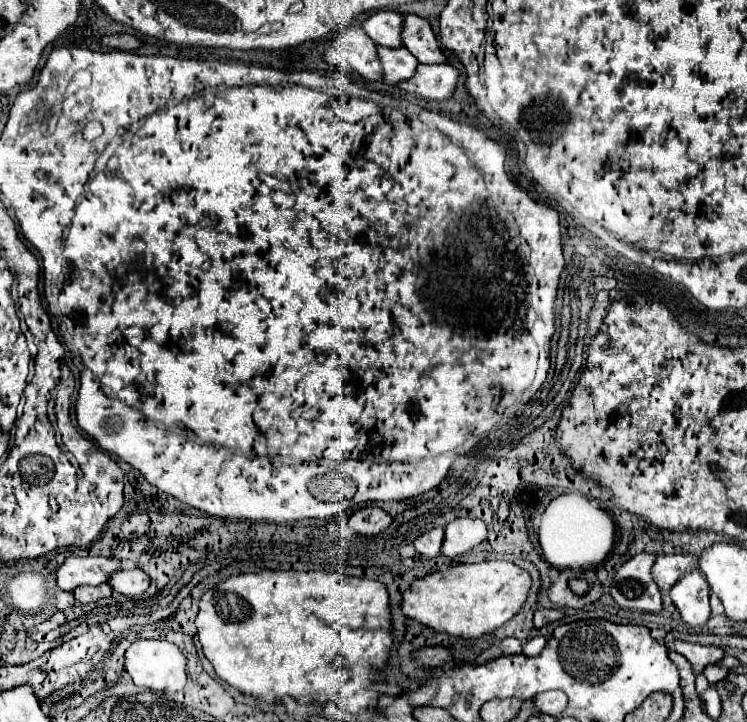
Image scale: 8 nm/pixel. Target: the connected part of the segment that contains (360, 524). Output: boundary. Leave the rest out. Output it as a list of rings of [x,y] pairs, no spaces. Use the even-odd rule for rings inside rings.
[[[369,506],[369,508],[361,508],[357,510],[351,518],[349,518],[349,526],[363,536],[373,536],[383,532],[387,526],[391,524],[391,516],[377,508],[377,506]]]

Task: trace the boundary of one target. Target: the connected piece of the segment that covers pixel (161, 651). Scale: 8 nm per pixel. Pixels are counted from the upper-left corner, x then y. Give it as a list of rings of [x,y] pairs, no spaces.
[[[137,640],[125,652],[125,670],[131,674],[135,686],[153,690],[153,692],[179,692],[187,682],[187,660],[183,652],[163,640]]]

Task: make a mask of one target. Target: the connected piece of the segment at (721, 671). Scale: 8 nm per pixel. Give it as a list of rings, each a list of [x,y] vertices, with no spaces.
[[[713,664],[713,666],[707,666],[703,674],[707,676],[707,680],[711,684],[715,684],[715,682],[719,682],[719,680],[723,680],[727,676],[727,668],[723,668],[721,664]]]

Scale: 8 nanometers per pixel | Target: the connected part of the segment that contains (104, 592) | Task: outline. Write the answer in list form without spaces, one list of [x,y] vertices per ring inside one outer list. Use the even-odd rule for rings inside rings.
[[[101,584],[101,586],[79,586],[75,588],[75,600],[79,604],[89,604],[89,602],[97,602],[101,598],[109,598],[113,594],[113,588],[109,584]]]

